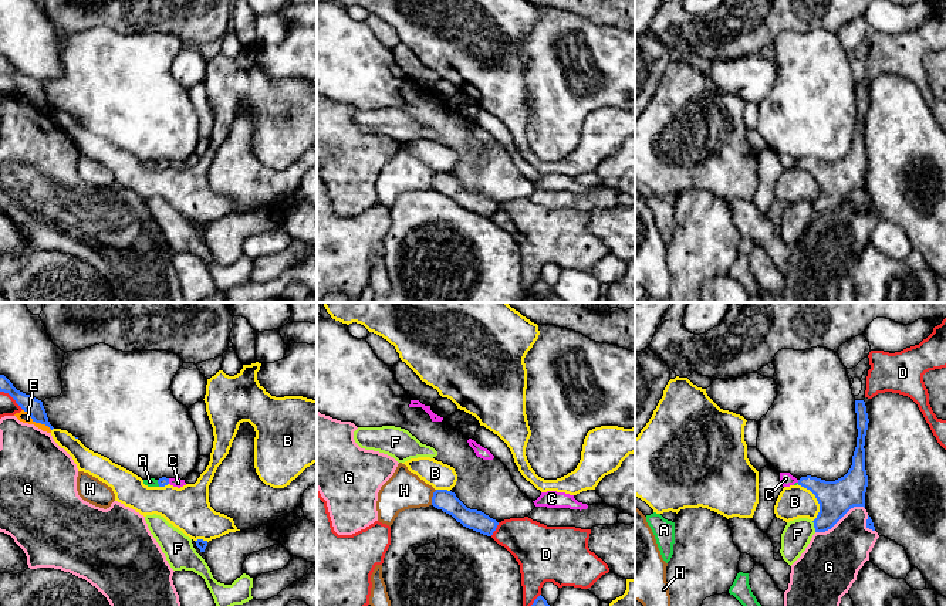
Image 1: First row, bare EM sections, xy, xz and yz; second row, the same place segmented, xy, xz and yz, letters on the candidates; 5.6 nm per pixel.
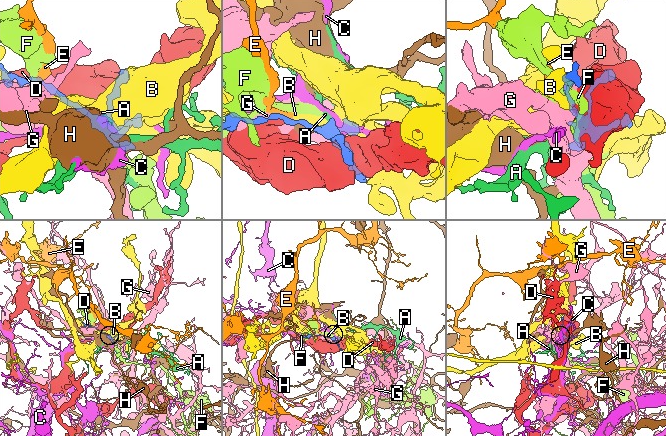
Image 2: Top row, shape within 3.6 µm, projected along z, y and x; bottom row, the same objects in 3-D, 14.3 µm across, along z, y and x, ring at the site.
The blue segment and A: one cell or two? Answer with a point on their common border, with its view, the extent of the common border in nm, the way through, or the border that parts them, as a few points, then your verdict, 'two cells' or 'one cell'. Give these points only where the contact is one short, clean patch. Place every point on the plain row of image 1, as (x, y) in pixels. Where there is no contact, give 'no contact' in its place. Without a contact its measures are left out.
xy (158, 165) | 40 nm | across xy (162, 163), (158, 165), (149, 163) | one cell

